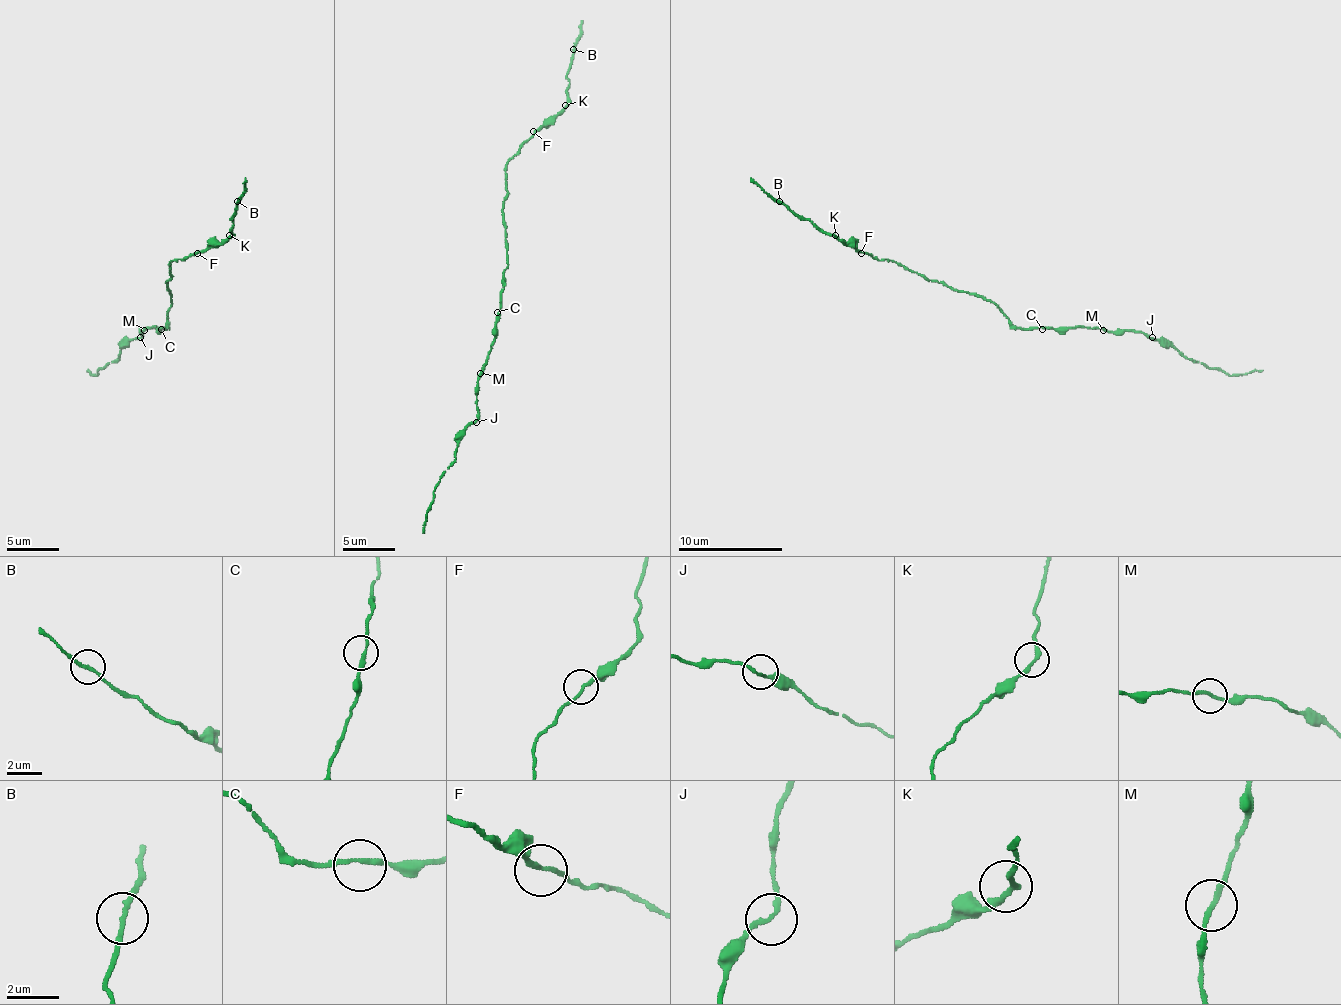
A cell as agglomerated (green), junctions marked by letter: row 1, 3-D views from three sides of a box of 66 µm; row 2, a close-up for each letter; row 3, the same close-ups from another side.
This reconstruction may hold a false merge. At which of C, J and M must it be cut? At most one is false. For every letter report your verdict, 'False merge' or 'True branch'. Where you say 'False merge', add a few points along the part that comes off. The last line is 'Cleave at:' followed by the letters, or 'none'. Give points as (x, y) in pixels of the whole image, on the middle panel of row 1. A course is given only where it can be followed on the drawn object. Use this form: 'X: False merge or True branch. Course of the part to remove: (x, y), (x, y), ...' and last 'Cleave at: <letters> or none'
C: True branch
J: True branch
M: True branch
Cleave at: none

